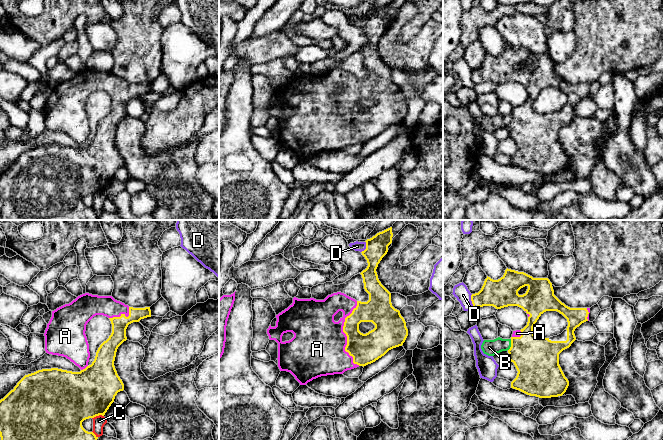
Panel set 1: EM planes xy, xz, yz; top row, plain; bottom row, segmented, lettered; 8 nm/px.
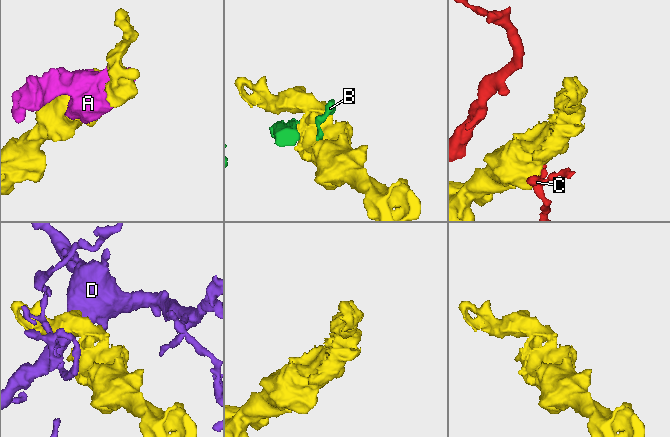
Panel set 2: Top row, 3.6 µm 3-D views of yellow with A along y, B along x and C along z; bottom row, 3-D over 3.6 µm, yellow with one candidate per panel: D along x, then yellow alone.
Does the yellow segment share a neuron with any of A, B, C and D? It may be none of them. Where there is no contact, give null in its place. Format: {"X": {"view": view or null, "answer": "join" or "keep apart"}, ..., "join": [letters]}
{"A": {"view": "xz", "answer": "join"}, "B": {"view": "yz", "answer": "keep apart"}, "C": {"view": "xy", "answer": "keep apart"}, "D": {"view": "yz", "answer": "keep apart"}, "join": ["A"]}

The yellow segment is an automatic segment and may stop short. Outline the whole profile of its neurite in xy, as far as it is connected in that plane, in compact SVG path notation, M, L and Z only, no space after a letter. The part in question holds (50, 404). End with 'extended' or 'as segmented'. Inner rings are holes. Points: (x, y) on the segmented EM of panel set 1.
M89 293L78 296L69 304L52 311L45 330L45 351L63 356L78 366L80 372L58 368L42 369L25 375L3 399L0 400L1 440L97 440L93 432L86 431L82 422L104 416L124 384L114 366L118 347L127 340L129 324L151 317L150 307L133 308L112 296ZM96 315L110 319L112 333L96 352L91 365L89 344L85 334L87 323Z | extended

